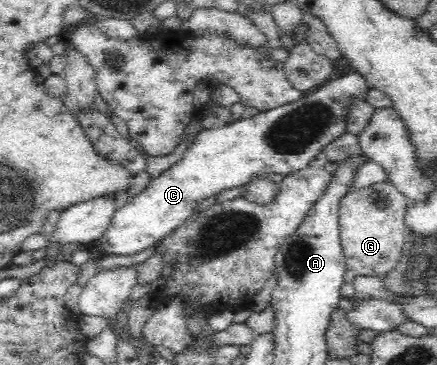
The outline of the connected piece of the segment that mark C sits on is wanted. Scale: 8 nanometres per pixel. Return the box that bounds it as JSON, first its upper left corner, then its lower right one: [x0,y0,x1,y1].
[96,71,367,256]

